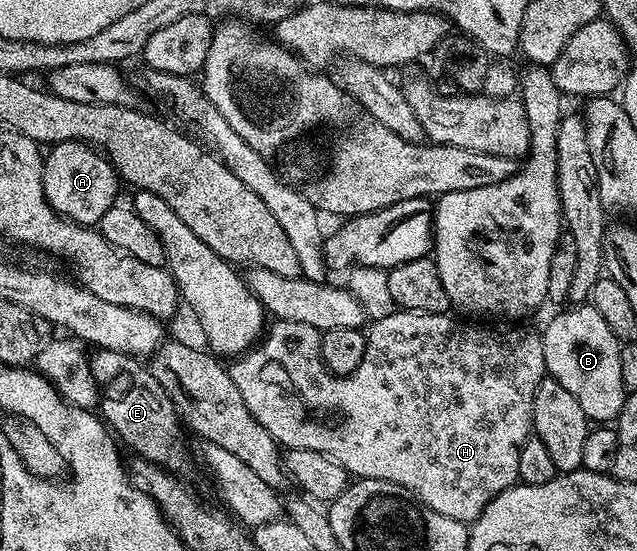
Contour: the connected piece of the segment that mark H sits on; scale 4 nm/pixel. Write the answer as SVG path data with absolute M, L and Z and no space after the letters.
M396 310L392 314L388 314L388 318L380 318L373 321L369 325L368 335L366 337L366 349L364 350L364 358L360 362L360 366L356 366L356 370L352 370L346 376L335 376L333 372L326 370L326 364L322 360L320 354L320 342L322 337L316 329L308 326L305 322L288 322L287 320L274 320L273 323L265 329L260 342L254 344L249 351L245 351L233 361L234 365L229 365L228 371L232 382L236 382L236 390L240 390L240 398L244 398L244 406L248 406L250 416L256 418L256 422L260 422L260 426L264 426L264 430L268 430L268 434L272 434L272 438L283 449L289 450L292 448L303 448L304 450L316 450L323 452L328 458L332 458L336 462L340 462L340 466L344 466L344 470L351 477L361 478L364 480L383 480L384 482L392 482L396 486L400 486L413 499L417 500L424 508L436 510L436 514L444 514L444 518L456 518L463 522L473 522L488 506L488 502L492 502L492 498L496 498L504 490L514 487L518 480L518 467L520 466L520 450L524 446L524 442L529 440L534 427L534 399L536 398L536 390L540 386L540 382L547 379L548 373L546 370L546 342L541 331L533 332L530 328L518 328L522 326L494 326L498 328L481 328L481 323L470 322L474 324L461 324L458 320L453 320L450 314L440 312L408 312L405 310Z

